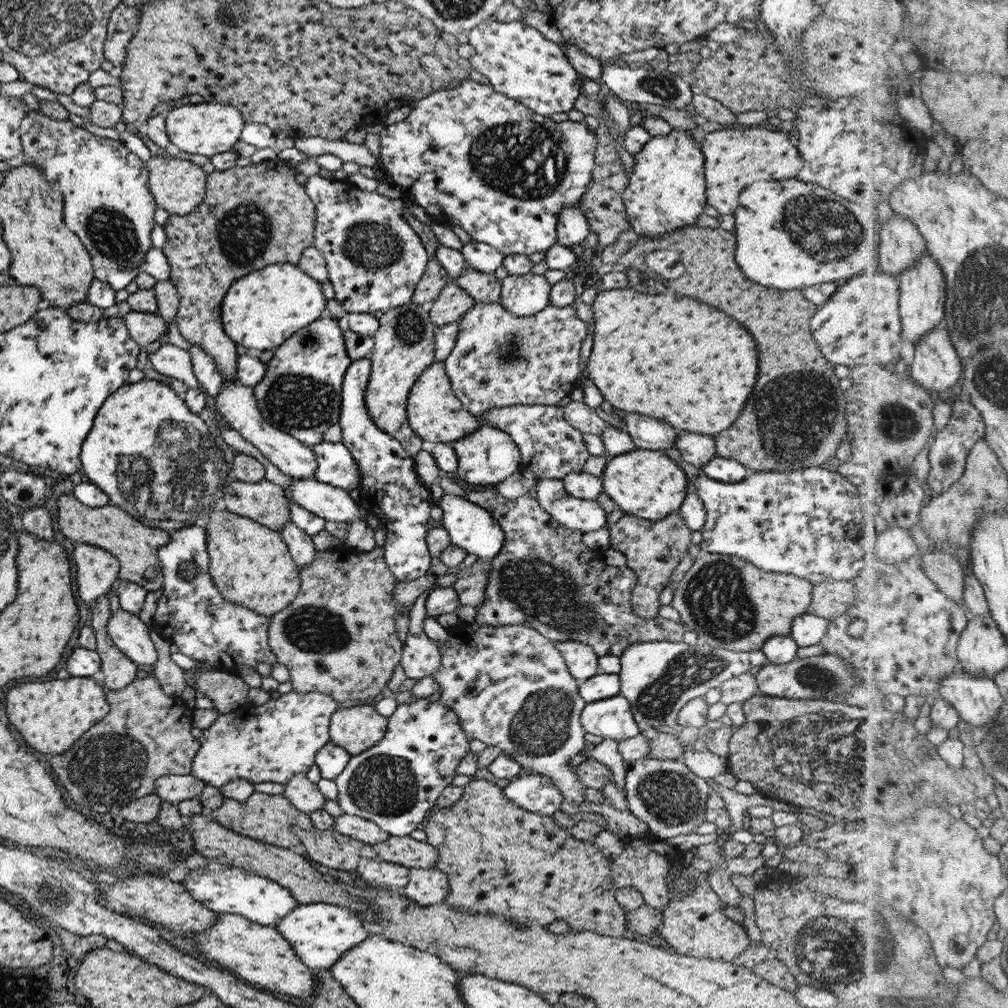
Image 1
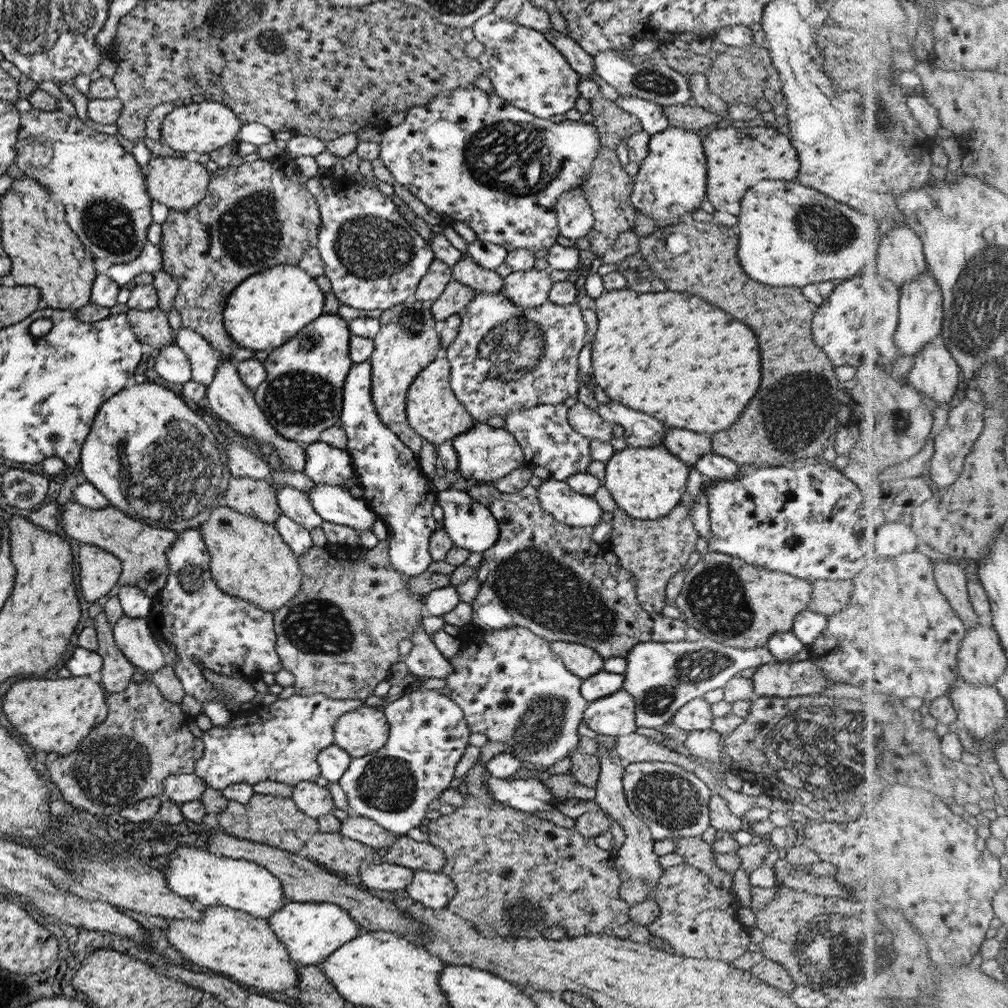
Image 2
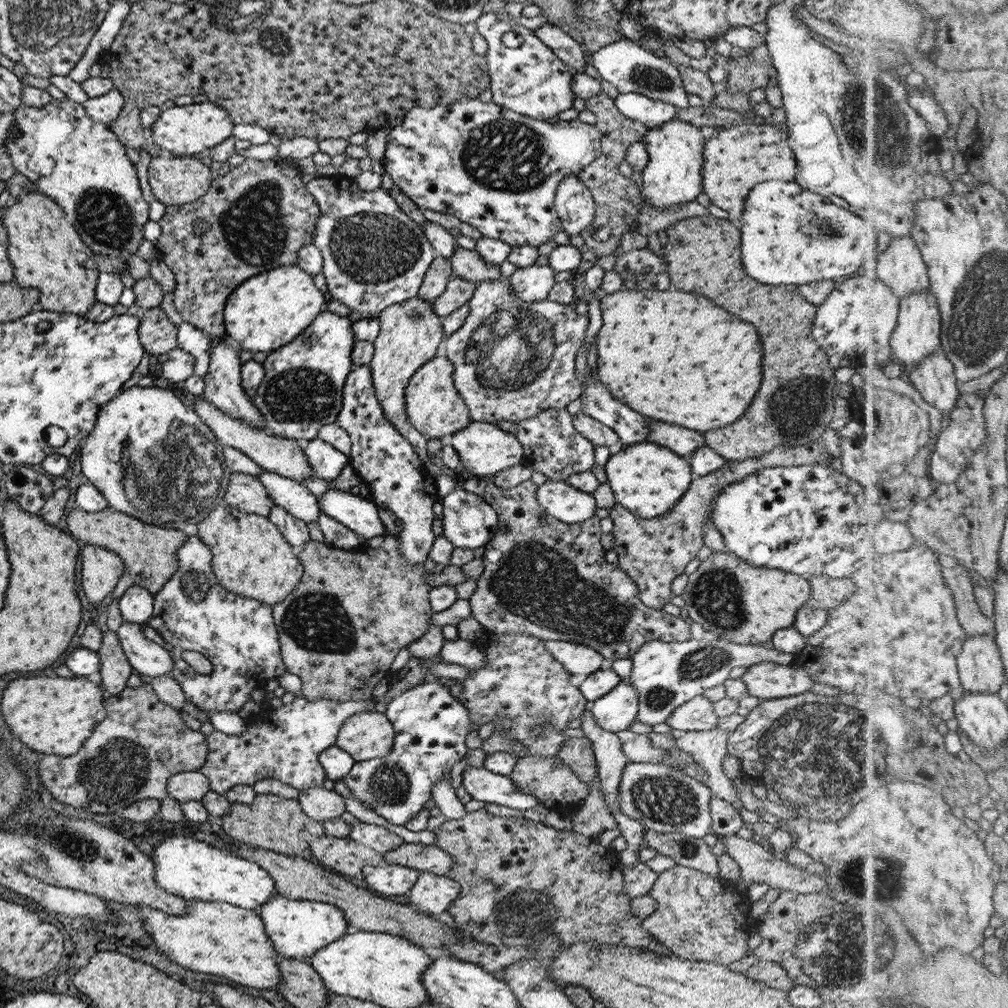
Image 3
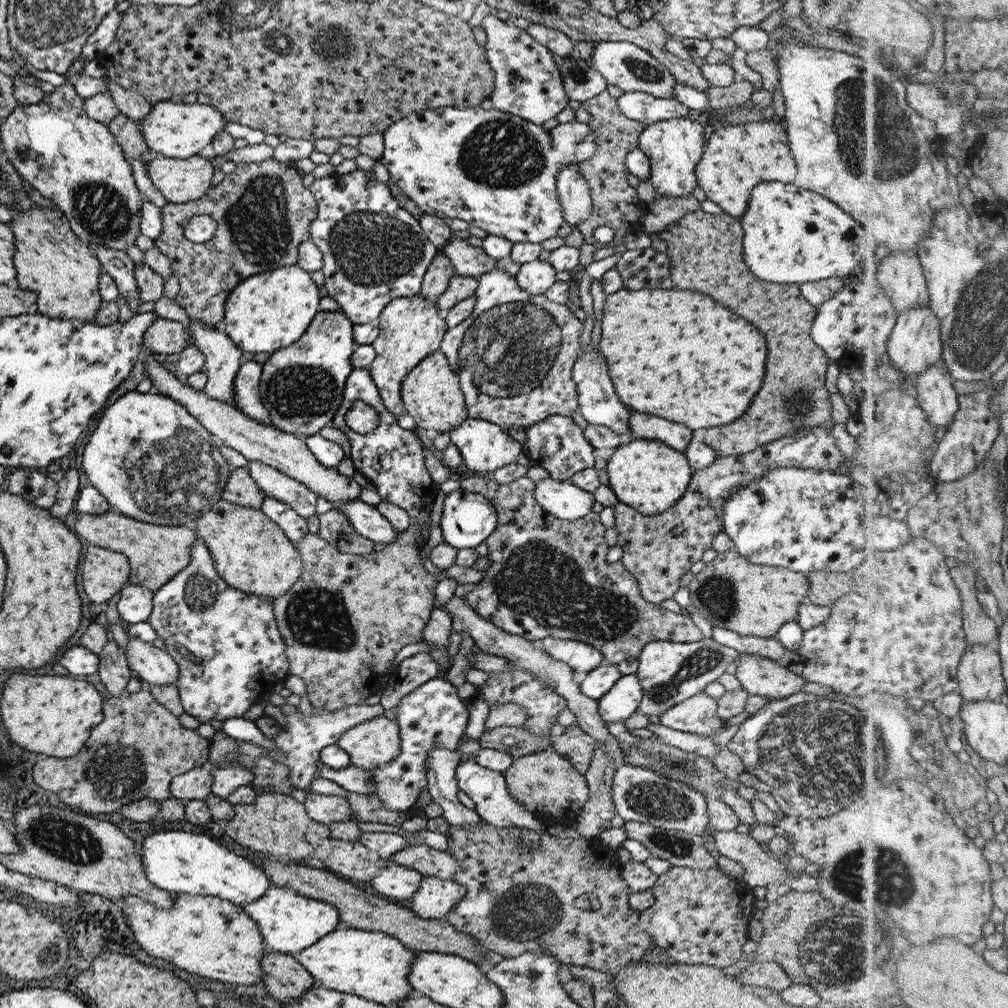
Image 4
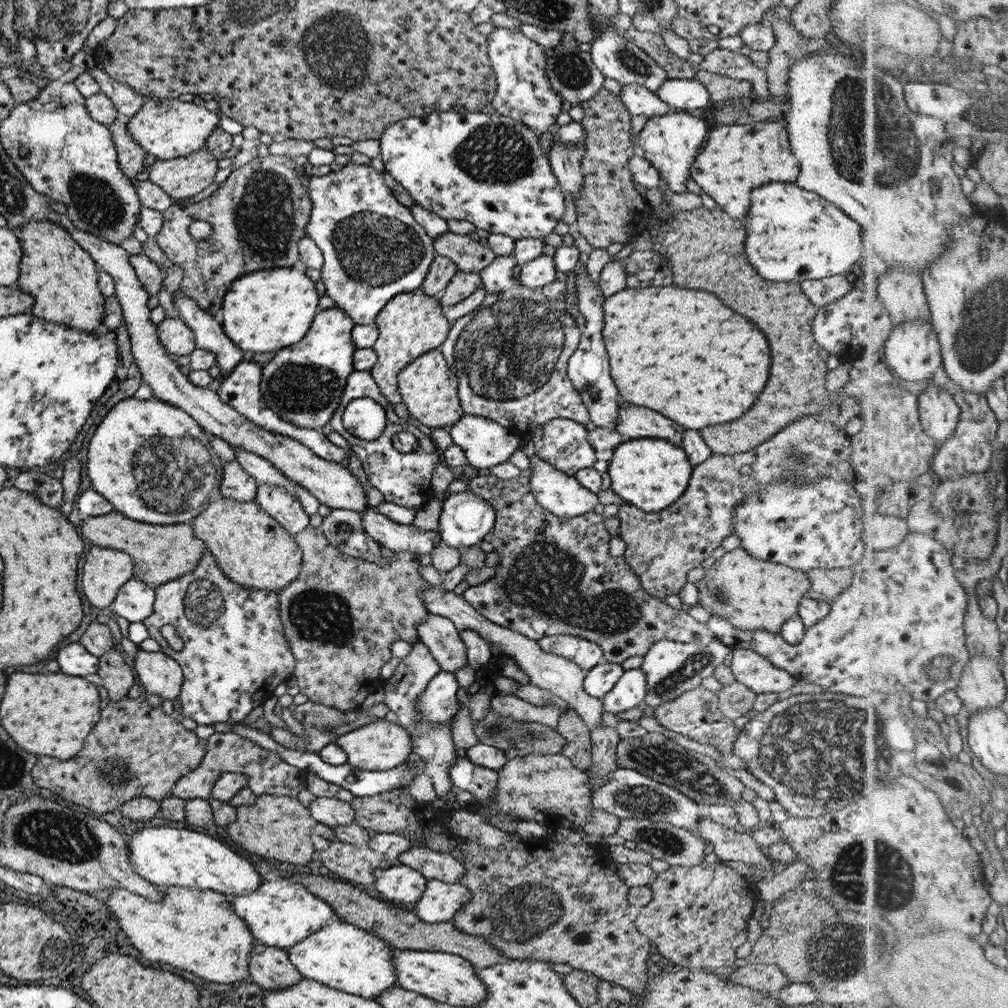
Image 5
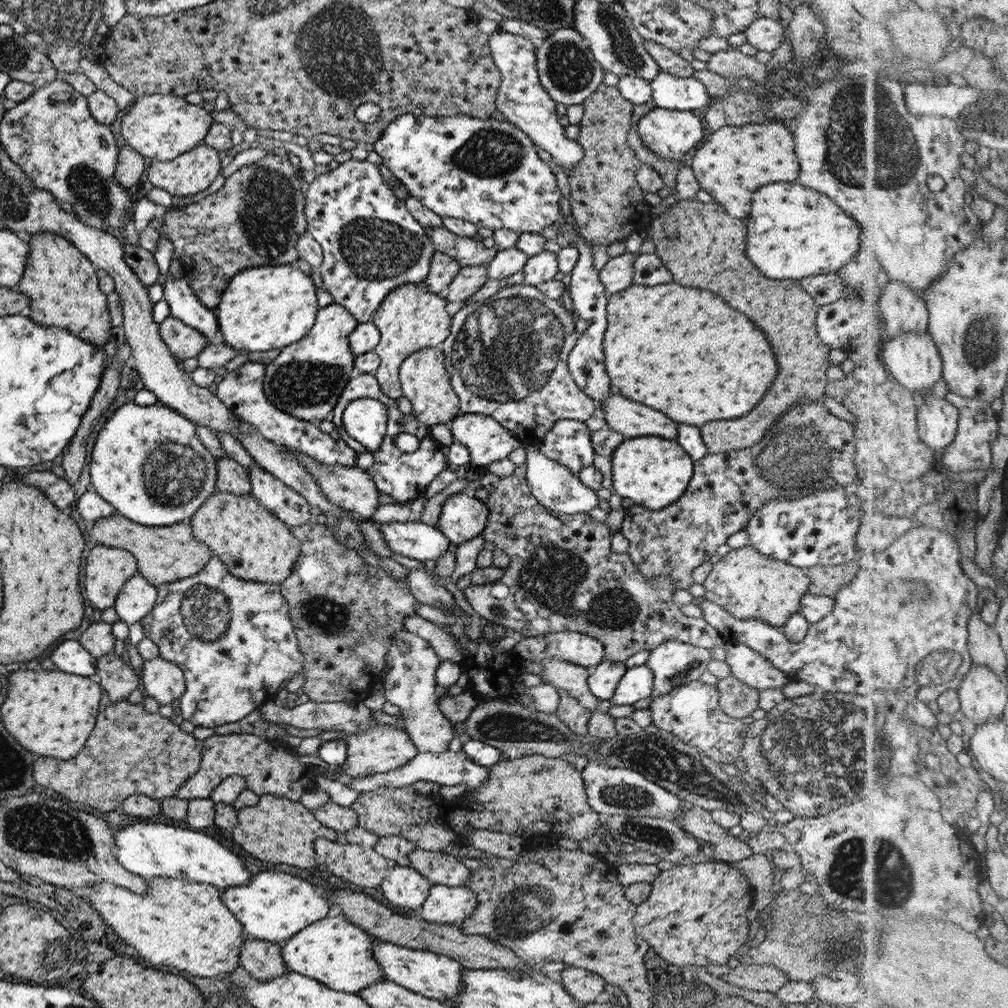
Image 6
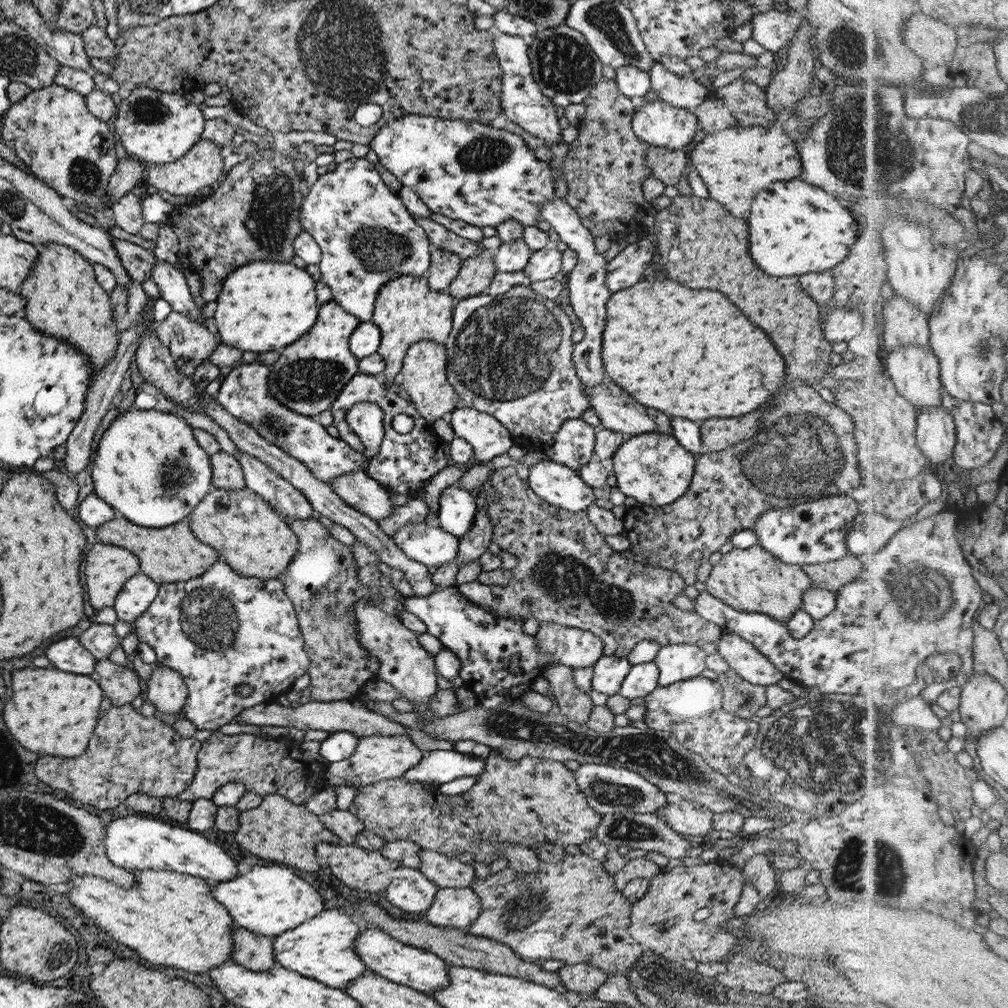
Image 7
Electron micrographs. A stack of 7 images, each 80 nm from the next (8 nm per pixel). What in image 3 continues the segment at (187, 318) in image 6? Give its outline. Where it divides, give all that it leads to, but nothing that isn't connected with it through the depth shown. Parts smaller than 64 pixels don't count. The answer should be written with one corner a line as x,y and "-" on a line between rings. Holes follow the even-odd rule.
227,336
220,339
209,340
209,363
206,375
203,377
204,387
201,398
210,402
214,407
217,407
221,412
229,415
231,418
239,419
249,426
264,429
259,424
260,412
252,405
240,385
240,366
239,354
235,348
231,348
227,344

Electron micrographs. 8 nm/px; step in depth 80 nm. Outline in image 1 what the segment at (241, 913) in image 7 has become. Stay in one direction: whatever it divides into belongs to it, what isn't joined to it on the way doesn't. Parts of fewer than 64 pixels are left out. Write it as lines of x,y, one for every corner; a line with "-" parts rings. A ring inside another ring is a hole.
321,902
295,905
275,923
274,929
291,945
295,956
313,970
328,969
345,950
367,938
361,920
351,910

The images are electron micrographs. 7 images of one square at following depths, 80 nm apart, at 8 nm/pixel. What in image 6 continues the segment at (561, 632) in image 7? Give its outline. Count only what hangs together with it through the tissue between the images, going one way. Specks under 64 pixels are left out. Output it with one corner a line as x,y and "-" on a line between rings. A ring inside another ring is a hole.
557,631
543,633
539,638
524,637
516,647
519,658
524,663
529,660
560,658
569,664
590,669
604,659
602,644
577,631

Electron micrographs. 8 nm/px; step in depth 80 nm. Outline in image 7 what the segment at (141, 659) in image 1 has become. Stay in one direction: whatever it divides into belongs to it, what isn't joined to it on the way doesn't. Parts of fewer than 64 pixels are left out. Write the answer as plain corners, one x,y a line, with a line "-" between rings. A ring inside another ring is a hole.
151,665
152,673
145,689
145,702
151,703
155,711
165,714
179,714
183,709
186,698
186,686
179,673
166,666
155,668

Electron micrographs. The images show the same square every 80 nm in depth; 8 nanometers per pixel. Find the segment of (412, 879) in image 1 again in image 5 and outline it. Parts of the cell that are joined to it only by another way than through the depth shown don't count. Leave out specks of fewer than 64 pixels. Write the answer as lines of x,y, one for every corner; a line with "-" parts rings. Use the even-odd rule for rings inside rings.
427,879
412,912
428,923
451,921
469,899
470,892
458,882
445,884
440,880

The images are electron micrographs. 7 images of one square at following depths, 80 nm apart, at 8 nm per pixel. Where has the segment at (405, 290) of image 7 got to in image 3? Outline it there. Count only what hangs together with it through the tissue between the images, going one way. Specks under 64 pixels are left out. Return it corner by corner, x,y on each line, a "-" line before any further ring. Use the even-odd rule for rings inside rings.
413,297
385,307
375,318
380,326
379,334
374,338
373,355
367,364
374,388
375,396
381,405
385,418
398,430
413,447
413,450
422,459
429,474
440,474
439,465
435,458
427,460
428,439
419,431
416,431
407,421
404,411
404,388
409,377
425,362
429,362
435,356
443,331
441,318
437,317
428,301
419,297

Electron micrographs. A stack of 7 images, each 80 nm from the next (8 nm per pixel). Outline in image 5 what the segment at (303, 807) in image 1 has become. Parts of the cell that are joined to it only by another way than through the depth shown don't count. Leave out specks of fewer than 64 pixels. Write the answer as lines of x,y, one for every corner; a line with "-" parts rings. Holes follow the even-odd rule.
315,797
307,808
310,815
326,827
343,826
354,820
354,810
350,803
335,798

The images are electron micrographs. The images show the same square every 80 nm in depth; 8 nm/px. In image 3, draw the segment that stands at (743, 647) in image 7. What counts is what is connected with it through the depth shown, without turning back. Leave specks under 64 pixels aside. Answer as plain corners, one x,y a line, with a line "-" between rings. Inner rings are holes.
763,661
749,665
740,679
745,684
746,695
759,699
785,698
807,692
813,682
802,668

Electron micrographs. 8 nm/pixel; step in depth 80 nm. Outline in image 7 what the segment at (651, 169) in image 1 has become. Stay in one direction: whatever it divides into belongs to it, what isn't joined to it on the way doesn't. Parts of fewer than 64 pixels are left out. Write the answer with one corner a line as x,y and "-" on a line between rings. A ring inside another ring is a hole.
661,99
645,101
632,114
631,130
649,146
687,149
698,140
696,116

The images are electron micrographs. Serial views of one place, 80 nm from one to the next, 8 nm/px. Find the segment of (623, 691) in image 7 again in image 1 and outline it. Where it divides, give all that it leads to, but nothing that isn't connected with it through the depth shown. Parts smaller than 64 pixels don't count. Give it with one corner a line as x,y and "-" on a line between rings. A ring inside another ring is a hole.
619,693
584,704
579,720
584,733
601,739
620,741
633,738
641,732
633,721
629,702

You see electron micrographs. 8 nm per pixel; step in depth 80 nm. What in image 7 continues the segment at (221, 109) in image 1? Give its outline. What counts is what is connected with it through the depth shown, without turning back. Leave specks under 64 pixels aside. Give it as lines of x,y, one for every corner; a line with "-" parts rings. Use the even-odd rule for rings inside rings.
137,85
117,97
116,103
113,132
129,158
151,165
170,163
201,139
205,122
203,115
182,95

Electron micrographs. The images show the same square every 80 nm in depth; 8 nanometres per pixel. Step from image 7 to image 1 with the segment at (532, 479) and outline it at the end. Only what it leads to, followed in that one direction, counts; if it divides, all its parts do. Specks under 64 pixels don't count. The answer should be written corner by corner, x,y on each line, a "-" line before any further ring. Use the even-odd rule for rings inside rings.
538,479
535,495
538,505
562,527
582,534
607,528
606,512
594,500
573,498
565,492
561,479

